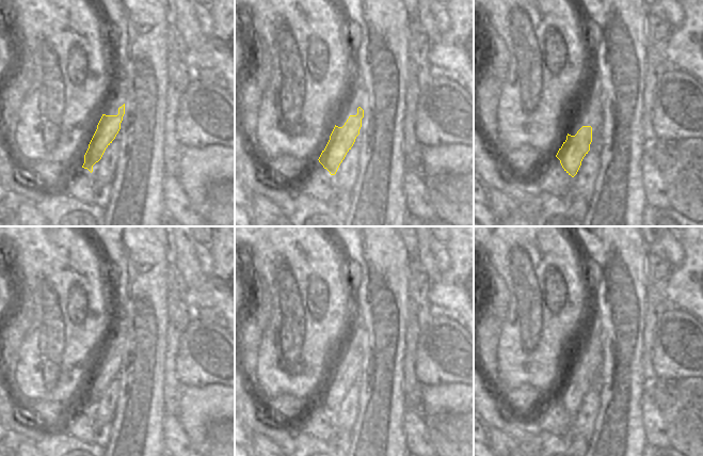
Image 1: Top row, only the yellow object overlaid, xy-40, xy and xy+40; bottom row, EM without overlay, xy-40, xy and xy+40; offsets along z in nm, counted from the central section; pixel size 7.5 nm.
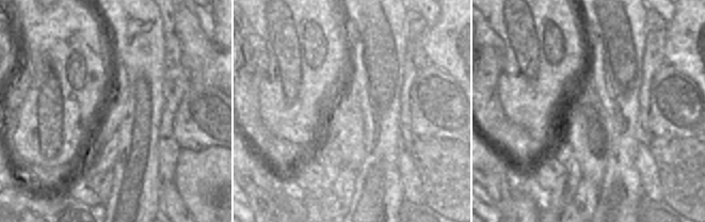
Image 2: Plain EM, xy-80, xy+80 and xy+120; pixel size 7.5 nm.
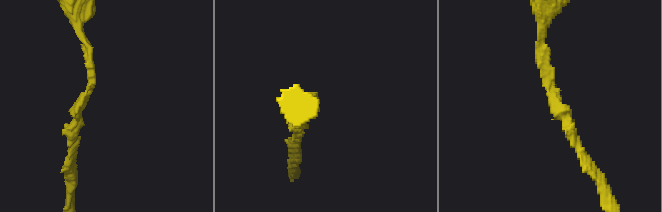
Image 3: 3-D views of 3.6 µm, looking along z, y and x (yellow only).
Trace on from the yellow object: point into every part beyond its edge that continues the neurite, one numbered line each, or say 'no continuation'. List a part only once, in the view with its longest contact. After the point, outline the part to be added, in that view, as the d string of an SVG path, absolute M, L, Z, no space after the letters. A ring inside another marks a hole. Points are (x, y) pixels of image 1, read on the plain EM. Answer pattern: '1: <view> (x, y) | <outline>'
no continuation

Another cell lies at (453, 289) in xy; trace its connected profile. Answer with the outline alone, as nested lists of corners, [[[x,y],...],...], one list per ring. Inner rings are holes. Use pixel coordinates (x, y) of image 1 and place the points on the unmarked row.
[[[449,226],[449,238],[445,245],[451,264],[432,282],[428,300],[433,309],[446,308],[457,312],[474,340],[474,226]]]

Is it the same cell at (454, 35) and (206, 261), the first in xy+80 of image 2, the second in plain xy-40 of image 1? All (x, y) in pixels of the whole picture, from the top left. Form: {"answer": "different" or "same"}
{"answer": "different"}

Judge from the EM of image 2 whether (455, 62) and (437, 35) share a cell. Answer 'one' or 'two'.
one

